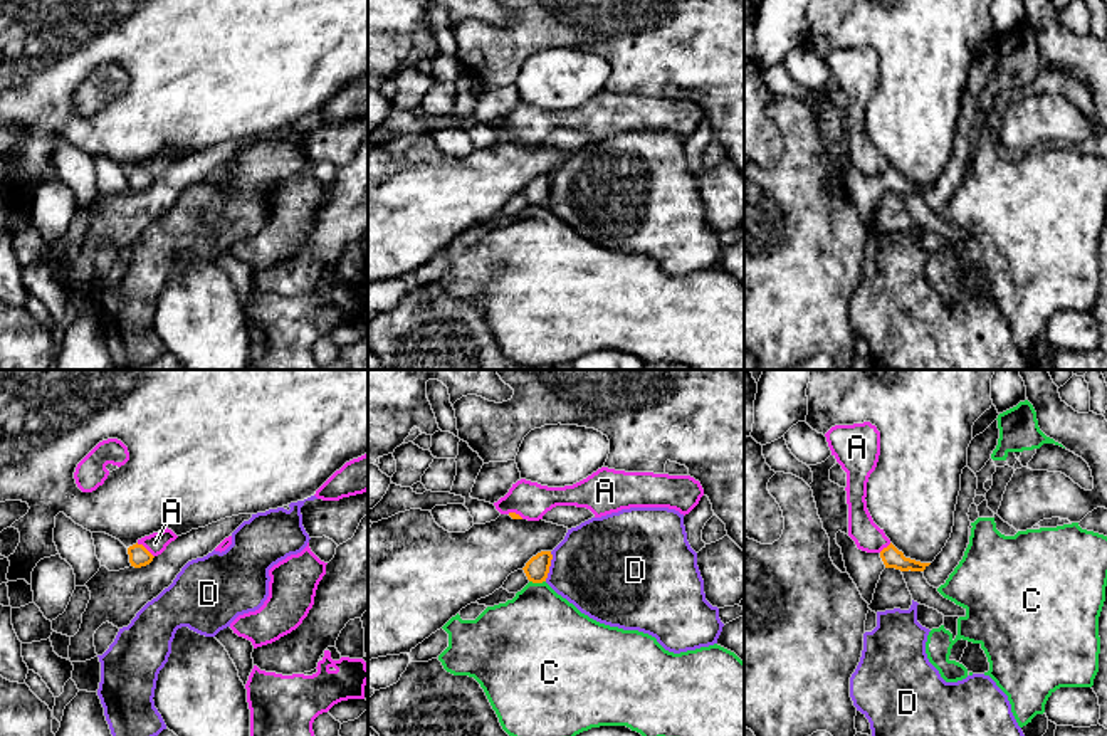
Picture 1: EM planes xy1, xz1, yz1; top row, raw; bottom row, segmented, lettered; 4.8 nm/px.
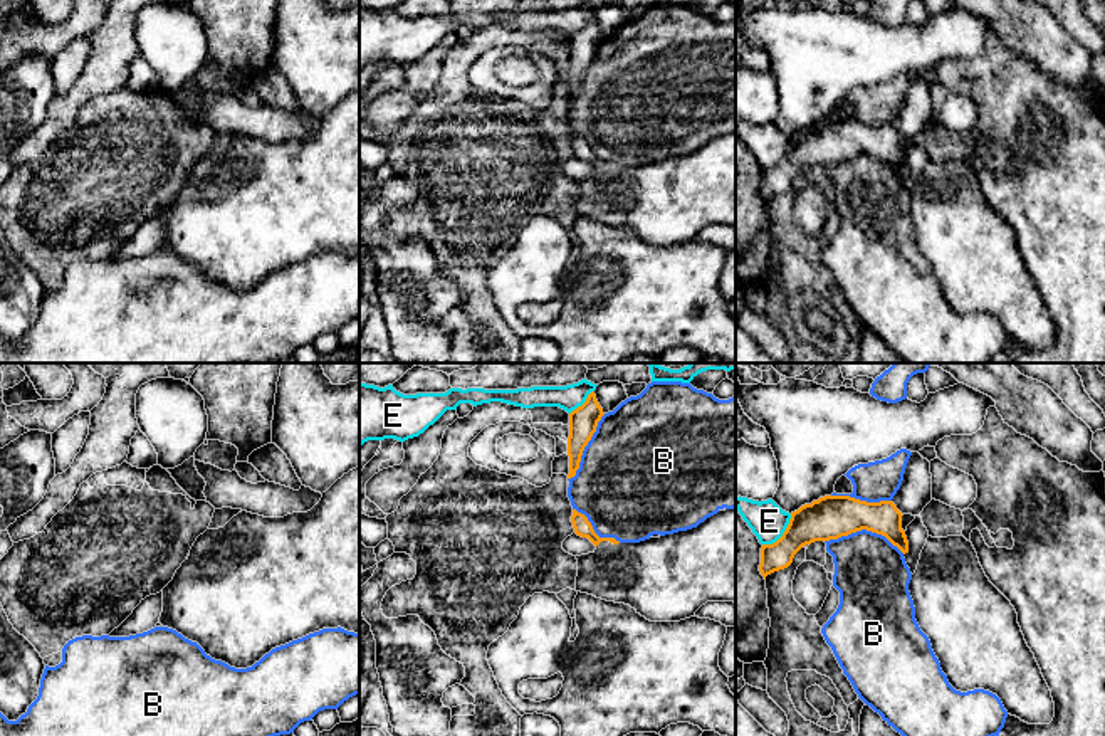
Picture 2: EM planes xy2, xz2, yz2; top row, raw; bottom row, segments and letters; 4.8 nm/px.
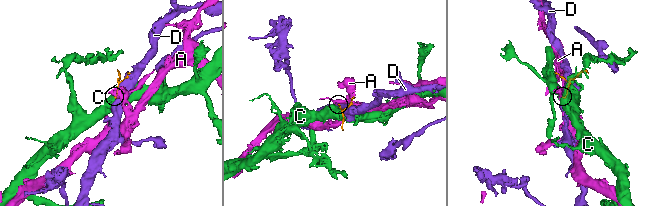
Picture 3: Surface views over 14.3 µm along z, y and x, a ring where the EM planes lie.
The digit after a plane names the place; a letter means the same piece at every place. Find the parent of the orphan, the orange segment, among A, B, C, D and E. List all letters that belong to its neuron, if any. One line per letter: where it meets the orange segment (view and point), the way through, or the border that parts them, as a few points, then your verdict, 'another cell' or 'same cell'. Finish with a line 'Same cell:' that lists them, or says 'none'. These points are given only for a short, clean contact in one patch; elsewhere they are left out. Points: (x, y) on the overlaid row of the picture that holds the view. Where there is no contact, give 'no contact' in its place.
A: contact xy1 (145, 548); border xy1 (136, 543), (153, 557); another cell
B: contact yz2 (865, 528); another cell
C: contact xz1 (538, 582); another cell
D: contact xz1 (550, 565); another cell
E: contact yz2 (783, 535); border yz2 (791, 515), (786, 530), (775, 541), (763, 545); another cell
Same cell: none

